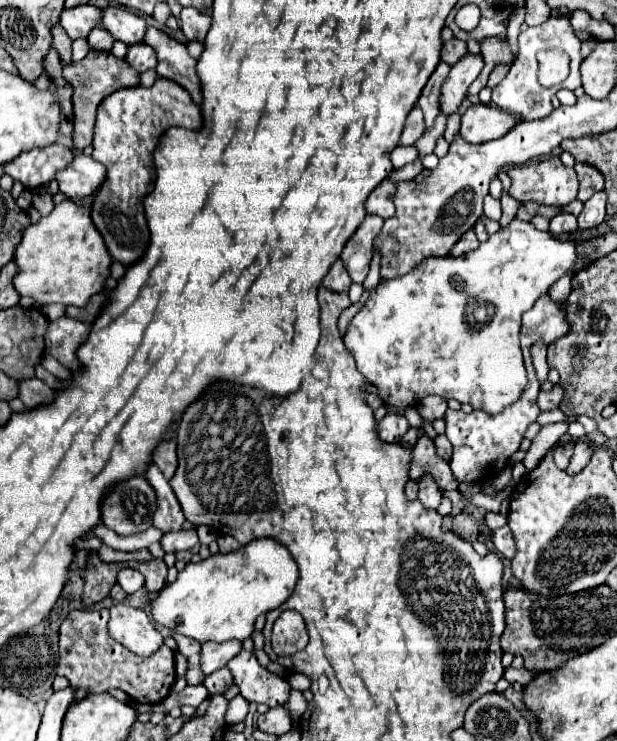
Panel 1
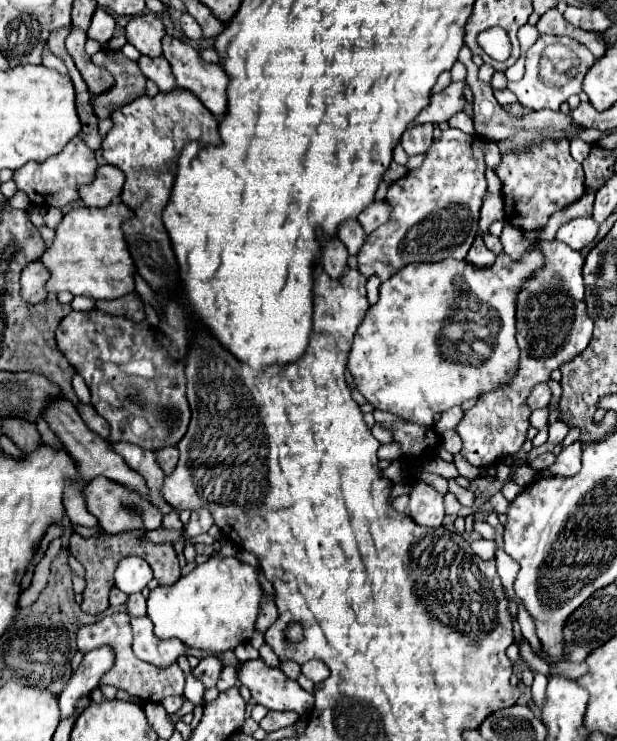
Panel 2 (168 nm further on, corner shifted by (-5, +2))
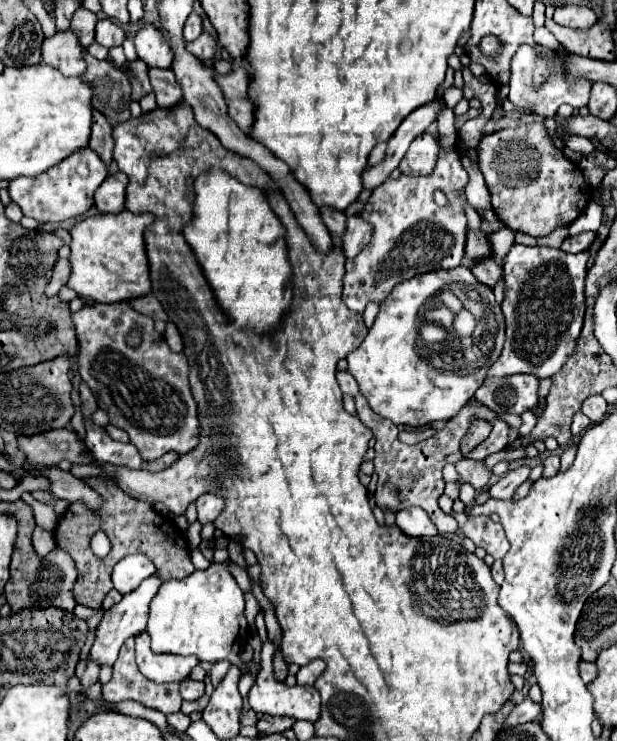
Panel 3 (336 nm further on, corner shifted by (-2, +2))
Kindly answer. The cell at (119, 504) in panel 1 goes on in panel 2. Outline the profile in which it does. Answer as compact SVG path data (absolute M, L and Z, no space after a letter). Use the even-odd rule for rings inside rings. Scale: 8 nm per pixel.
M94 477L92 481L88 481L88 485L84 485L82 491L84 499L86 499L86 509L98 519L98 525L104 533L122 533L126 529L158 529L162 525L162 511L154 509L152 503L148 503L146 499L142 499L138 493L128 491L126 487L106 479L106 477Z

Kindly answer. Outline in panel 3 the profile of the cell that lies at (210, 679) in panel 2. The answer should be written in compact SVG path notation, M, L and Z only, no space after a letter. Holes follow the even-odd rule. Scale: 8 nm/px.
M183 681L181 683L181 697L185 701L193 701L193 699L199 699L201 695L205 693L205 681Z

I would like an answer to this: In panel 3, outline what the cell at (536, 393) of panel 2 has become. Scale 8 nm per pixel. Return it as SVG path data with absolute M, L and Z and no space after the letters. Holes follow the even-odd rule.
M511 375L495 381L485 381L475 399L495 413L525 413L539 401L539 379L533 375Z

